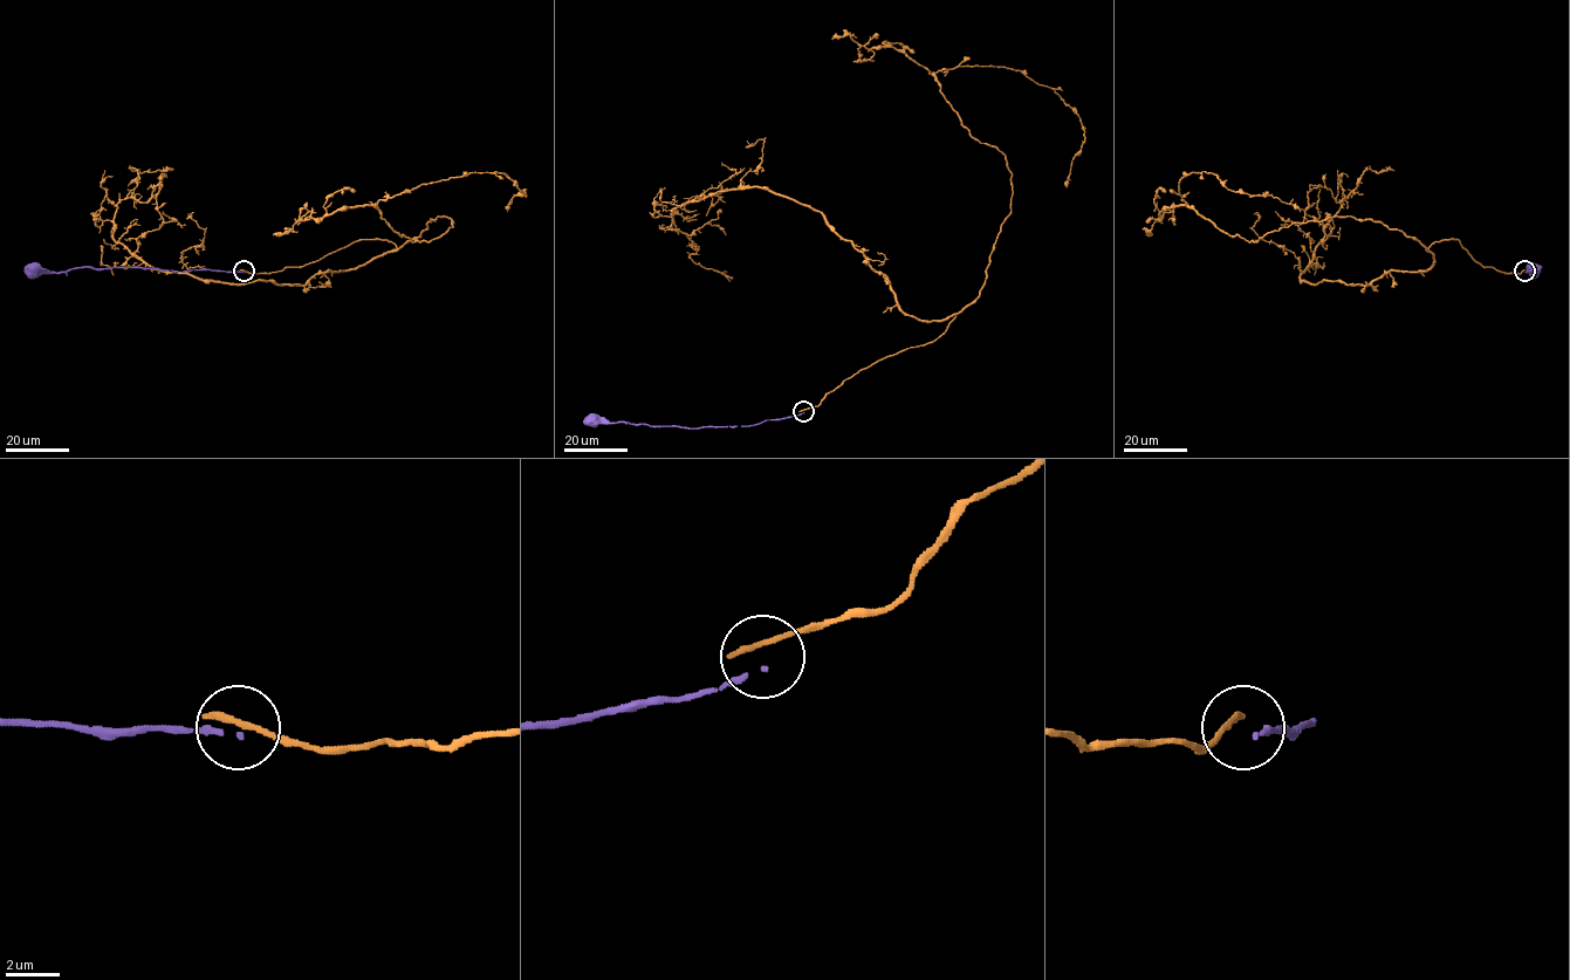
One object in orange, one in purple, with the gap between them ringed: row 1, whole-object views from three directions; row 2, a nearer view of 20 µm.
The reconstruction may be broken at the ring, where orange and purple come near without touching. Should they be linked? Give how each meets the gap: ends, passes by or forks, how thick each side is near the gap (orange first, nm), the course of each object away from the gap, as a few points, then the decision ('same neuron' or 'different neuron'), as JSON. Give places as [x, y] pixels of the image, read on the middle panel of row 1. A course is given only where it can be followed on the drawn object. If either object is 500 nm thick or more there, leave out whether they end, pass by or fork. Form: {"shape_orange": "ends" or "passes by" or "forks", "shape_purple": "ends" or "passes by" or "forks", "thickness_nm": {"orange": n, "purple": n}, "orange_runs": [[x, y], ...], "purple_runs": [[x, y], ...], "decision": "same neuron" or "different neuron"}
{"shape_orange": "passes by", "shape_purple": "ends", "thickness_nm": {"orange": 240, "purple": 140}, "orange_runs": [[802, 411], [933, 342], [985, 282], [1012, 172], [939, 70], [1051, 87], [1084, 131], [1065, 187]], "purple_runs": [[803, 412], [749, 426], [697, 429], [601, 423], [595, 417], [591, 418]], "decision": "different neuron"}

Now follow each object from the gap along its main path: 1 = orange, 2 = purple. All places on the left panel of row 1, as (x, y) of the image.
1: (242, 271), (399, 248), (452, 220), (429, 241), (376, 205), (470, 172), (526, 193), (507, 211)
2: (245, 272), (79, 267), (42, 272), (33, 267)

